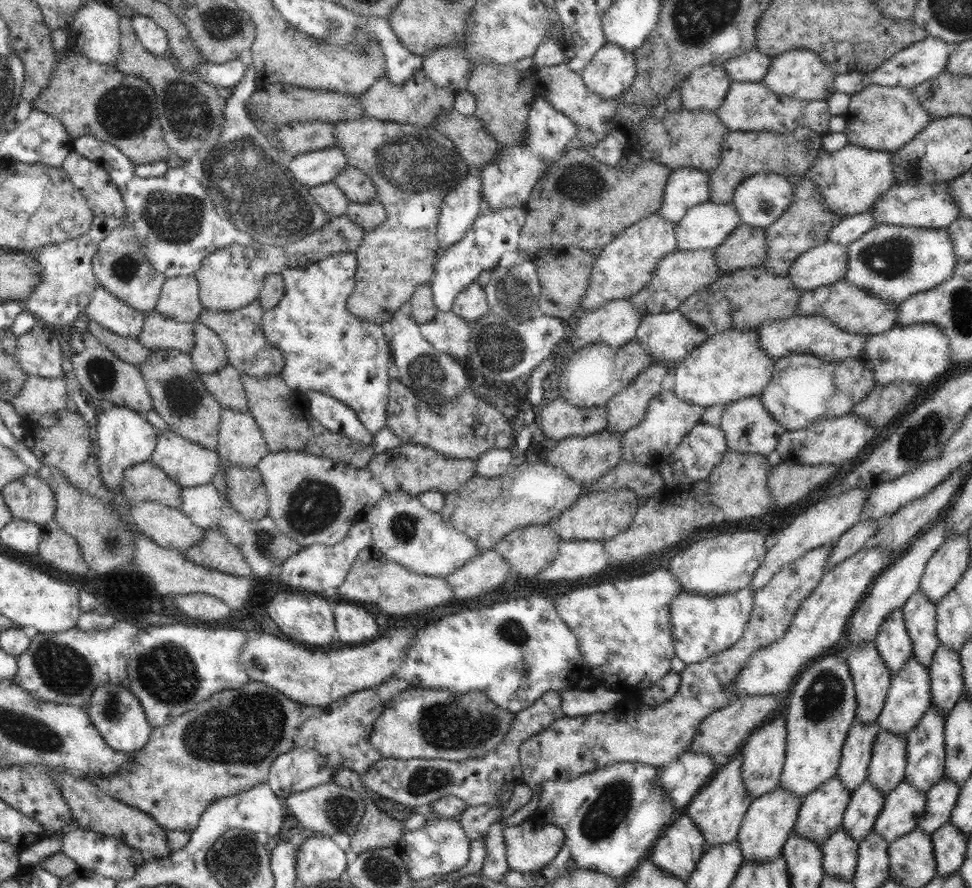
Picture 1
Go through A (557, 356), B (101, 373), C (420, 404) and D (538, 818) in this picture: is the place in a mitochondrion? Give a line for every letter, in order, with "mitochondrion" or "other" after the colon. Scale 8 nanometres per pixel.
A: other
B: mitochondrion
C: mitochondrion
D: other

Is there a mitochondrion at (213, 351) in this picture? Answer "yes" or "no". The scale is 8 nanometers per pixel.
no

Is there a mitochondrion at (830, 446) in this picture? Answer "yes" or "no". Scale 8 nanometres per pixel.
no

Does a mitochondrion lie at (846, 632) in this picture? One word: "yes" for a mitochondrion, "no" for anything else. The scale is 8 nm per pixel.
no

